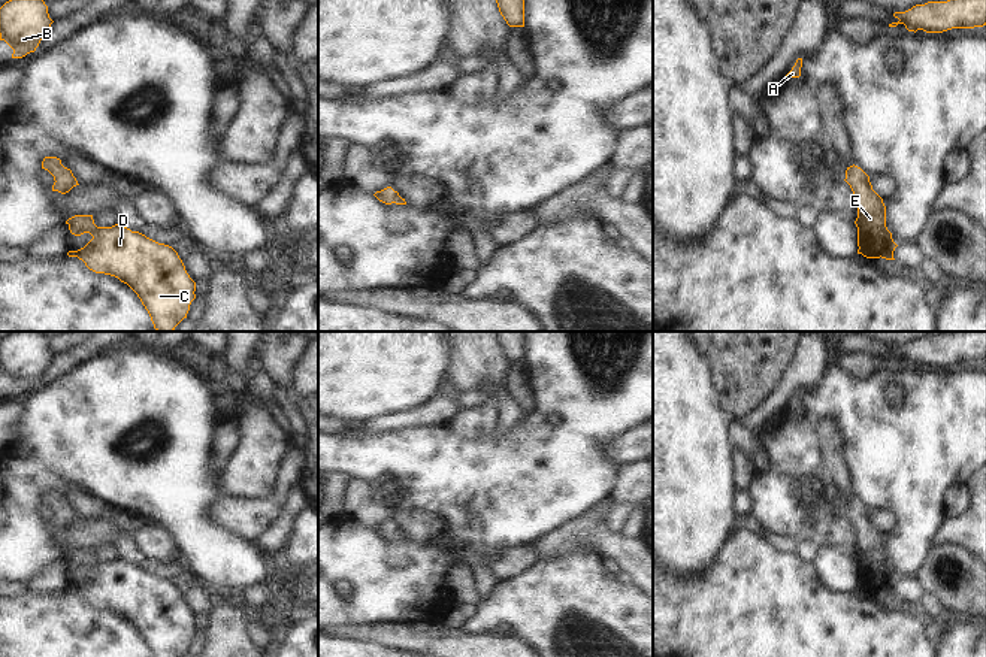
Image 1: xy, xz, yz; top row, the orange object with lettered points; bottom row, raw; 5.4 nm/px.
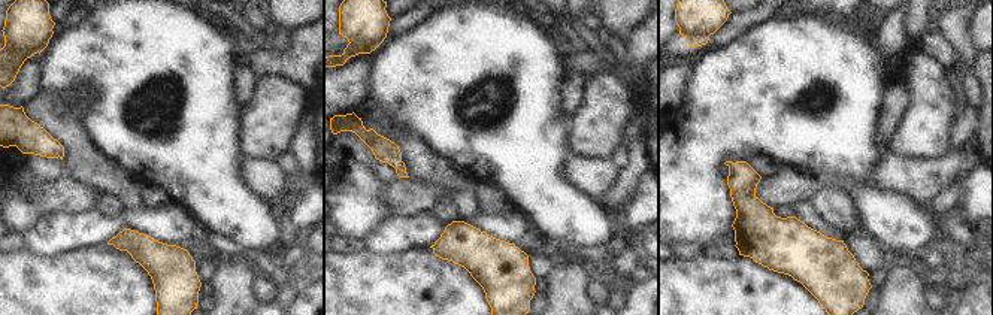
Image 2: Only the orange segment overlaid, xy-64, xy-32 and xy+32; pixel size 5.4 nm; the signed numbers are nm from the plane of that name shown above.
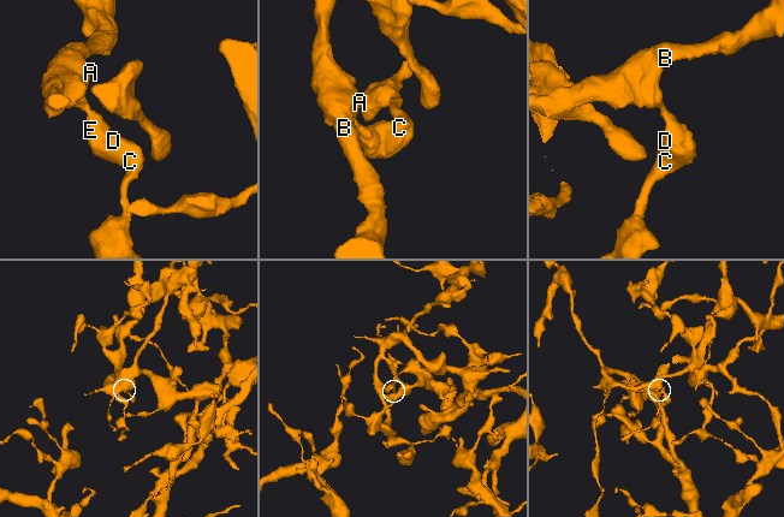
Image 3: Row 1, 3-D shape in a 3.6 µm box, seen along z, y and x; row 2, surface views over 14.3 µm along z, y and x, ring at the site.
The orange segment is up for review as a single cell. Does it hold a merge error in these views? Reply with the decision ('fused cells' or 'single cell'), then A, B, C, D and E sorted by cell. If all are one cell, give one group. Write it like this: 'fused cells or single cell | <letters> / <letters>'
single cell | A B C D E

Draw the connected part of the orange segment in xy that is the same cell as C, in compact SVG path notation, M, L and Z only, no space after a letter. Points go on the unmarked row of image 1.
M75 549L66 555L75 570L90 567L93 573L78 585L69 585L69 591L78 591L96 606L118 612L127 618L140 633L152 657L181 657L187 653L191 636L196 633L196 617L185 605L178 587L164 578L158 578L139 566L115 558L97 561L93 549Z

